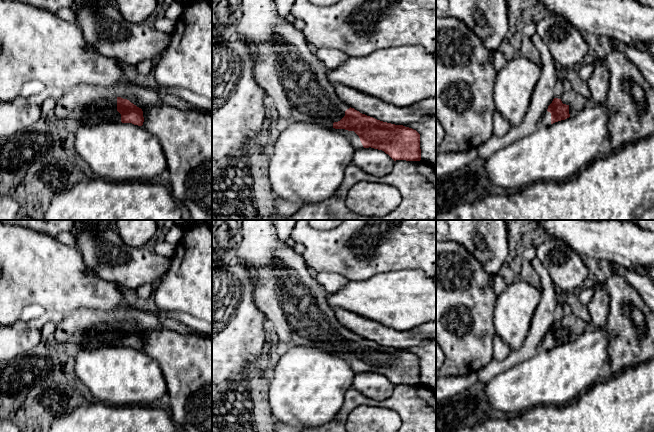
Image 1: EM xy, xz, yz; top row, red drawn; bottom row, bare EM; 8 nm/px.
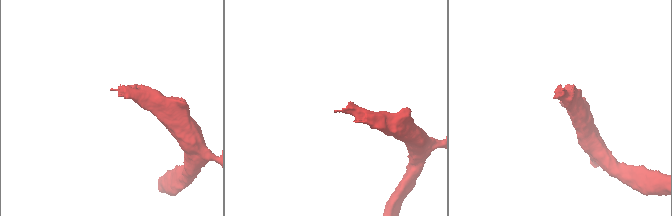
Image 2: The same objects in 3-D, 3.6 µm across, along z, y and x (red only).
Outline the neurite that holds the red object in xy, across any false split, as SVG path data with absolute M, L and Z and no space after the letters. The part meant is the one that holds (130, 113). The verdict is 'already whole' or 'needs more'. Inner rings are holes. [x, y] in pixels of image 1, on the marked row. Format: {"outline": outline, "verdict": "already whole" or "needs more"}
{"outline": "M82 84L75 86L56 100L54 108L56 117L72 120L76 125L98 125L102 123L132 123L142 126L144 122L143 111L127 99L117 97L113 91L104 90L94 86Z", "verdict": "needs more"}

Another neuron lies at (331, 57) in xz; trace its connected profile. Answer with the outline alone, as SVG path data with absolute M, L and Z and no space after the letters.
M334 48L318 49L315 55L321 62L324 63L328 71L335 69L349 57L346 53Z

